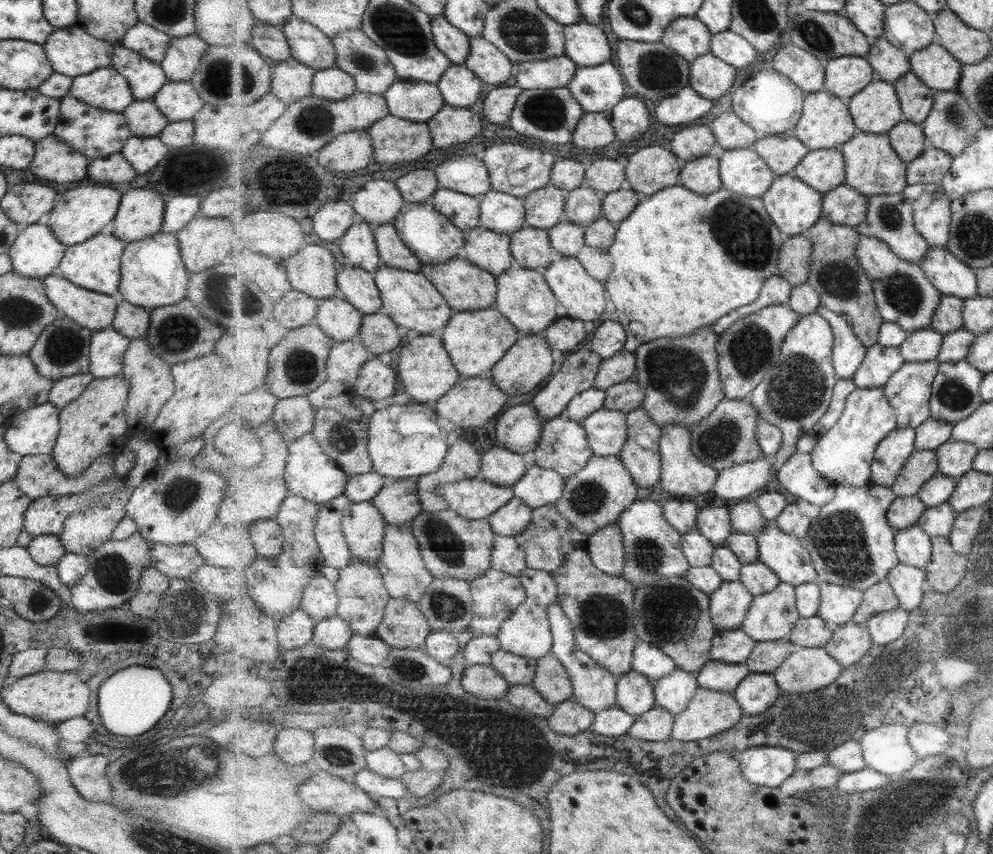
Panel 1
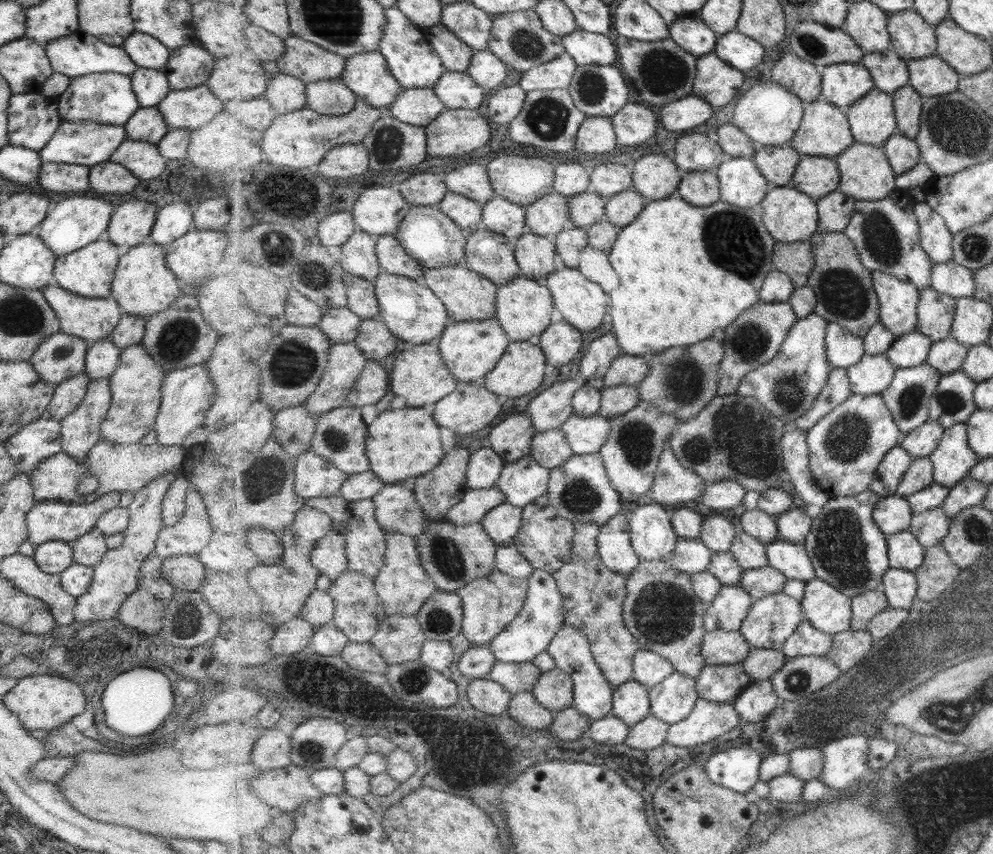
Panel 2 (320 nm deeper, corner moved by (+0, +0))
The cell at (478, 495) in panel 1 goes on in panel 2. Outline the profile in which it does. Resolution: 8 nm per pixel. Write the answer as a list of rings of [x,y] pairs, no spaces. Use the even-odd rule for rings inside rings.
[[[497,486],[469,489],[462,501],[450,508],[446,520],[457,525],[482,523],[489,512],[507,500],[506,494]]]

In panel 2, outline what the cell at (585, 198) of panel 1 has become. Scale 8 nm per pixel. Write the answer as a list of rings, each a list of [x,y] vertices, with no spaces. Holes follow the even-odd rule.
[[[595,190],[574,195],[571,197],[571,218],[575,221],[573,226],[588,228],[606,219],[606,204],[607,198]]]

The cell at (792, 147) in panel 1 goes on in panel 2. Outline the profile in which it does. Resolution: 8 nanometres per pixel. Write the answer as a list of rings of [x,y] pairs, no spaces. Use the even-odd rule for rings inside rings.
[[[760,146],[754,154],[754,161],[761,169],[763,176],[772,186],[792,185],[795,171],[799,166],[803,154],[795,147]]]

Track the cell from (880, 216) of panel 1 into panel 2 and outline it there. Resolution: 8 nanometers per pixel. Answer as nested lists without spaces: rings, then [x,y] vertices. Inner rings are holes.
[[[897,188],[890,197],[884,200],[859,201],[856,203],[854,214],[847,228],[845,228],[844,233],[850,236],[850,239],[854,241],[863,264],[869,270],[886,272],[891,276],[896,276],[899,280],[914,284],[922,291],[923,289],[931,287],[932,272],[934,271],[935,262],[931,260],[926,249],[922,247],[921,228],[914,209],[918,201],[919,196],[917,193],[908,189],[899,188]]]

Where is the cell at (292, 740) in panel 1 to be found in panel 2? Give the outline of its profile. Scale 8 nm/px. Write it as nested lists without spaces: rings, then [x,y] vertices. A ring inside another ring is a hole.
[[[279,730],[266,732],[252,750],[253,764],[263,771],[285,768],[292,764],[291,737],[284,730]]]

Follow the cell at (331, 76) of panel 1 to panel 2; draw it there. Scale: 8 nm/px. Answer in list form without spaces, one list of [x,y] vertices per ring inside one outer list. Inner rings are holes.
[[[341,79],[309,82],[306,93],[306,106],[329,116],[341,116],[351,112],[359,99]]]

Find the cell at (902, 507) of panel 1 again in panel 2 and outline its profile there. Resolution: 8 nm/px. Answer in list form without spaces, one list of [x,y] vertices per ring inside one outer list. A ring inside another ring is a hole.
[[[897,494],[883,497],[874,508],[874,518],[887,536],[910,531],[914,520],[912,504]]]

